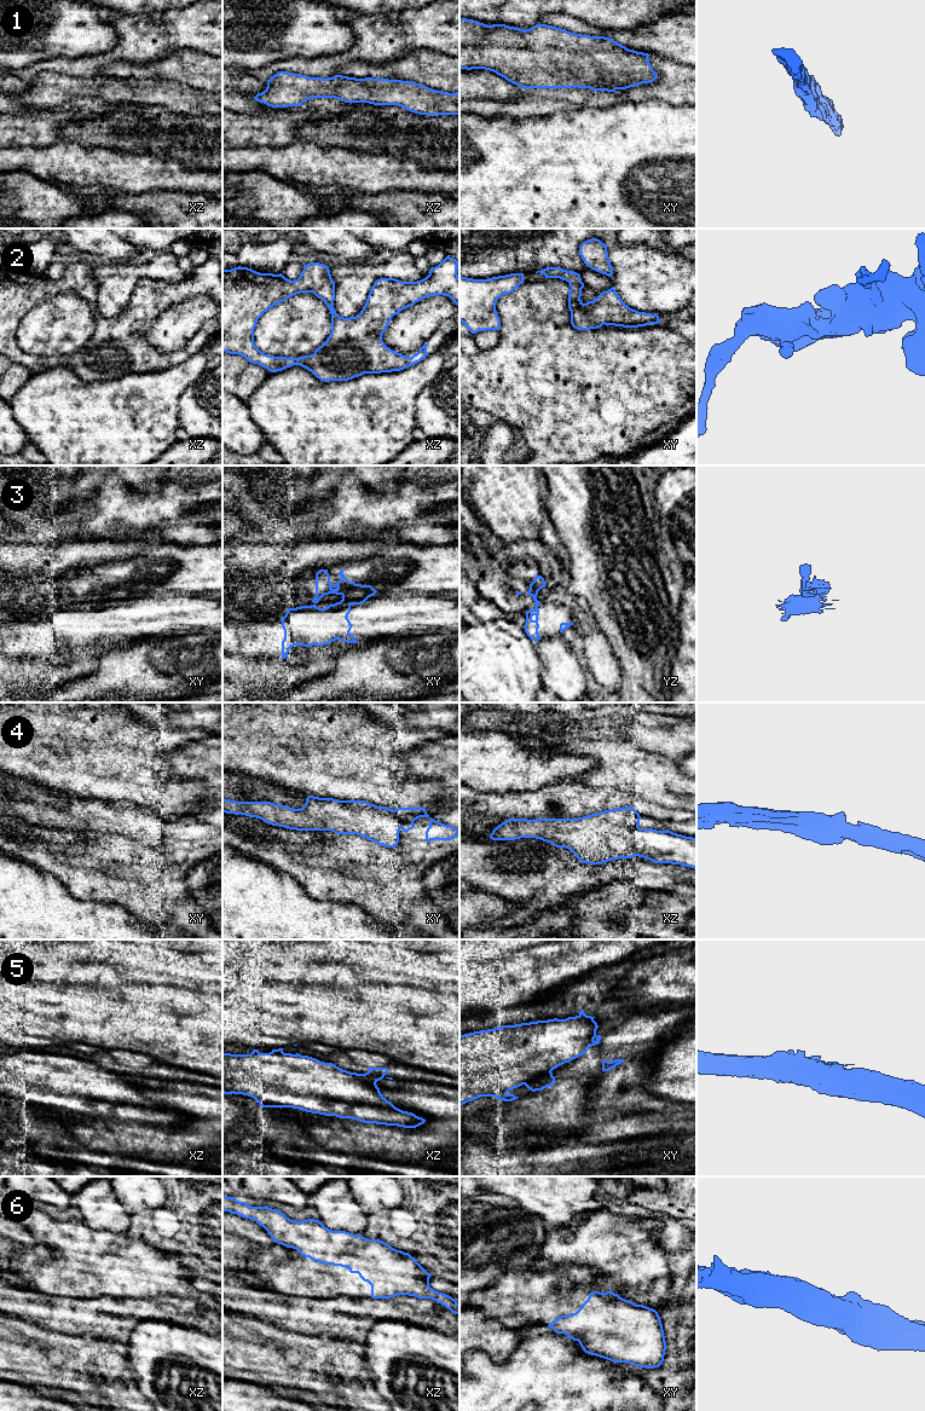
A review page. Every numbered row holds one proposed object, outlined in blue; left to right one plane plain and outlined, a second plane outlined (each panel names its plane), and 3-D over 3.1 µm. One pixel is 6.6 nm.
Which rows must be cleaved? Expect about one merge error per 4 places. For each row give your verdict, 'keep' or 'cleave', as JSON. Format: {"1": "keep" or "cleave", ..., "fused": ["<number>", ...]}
{"1": "keep", "2": "keep", "3": "cleave", "4": "keep", "5": "keep", "6": "keep", "fused": ["3"]}

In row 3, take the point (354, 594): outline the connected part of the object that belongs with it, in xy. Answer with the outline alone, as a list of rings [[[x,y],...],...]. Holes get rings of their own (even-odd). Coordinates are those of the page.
[[[319,569],[316,573],[316,596],[312,600],[313,603],[318,603],[324,595],[336,594],[341,595],[342,600],[333,606],[345,602],[349,605],[362,605],[377,592],[371,585],[349,582],[345,577],[343,569],[341,569],[339,574],[341,576],[340,580],[336,584],[331,584],[328,569]]]

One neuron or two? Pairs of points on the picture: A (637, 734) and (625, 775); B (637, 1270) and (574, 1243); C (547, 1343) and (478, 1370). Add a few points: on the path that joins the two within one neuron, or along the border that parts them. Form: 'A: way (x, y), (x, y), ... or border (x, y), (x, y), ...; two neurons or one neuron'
A: border (622, 739), (628, 739), (646, 750), (662, 753); two neurons
B: way (622, 1255), (607, 1243), (590, 1243); one neuron
C: way (530, 1360), (520, 1370), (495, 1370); one neuron

